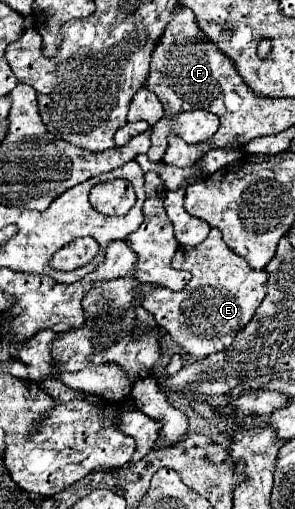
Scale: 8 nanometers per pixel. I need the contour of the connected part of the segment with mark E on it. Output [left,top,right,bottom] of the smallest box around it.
[143,228,267,358]

